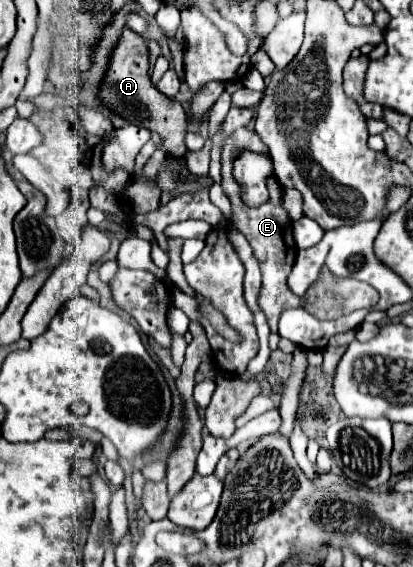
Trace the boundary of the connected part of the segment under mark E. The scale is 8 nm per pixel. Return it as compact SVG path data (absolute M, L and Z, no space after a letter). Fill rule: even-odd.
M249 129L235 131L225 141L225 147L223 147L223 153L221 153L221 163L223 163L221 187L223 187L225 195L229 197L229 201L231 201L231 223L247 237L247 241L253 247L255 257L259 259L261 273L263 273L263 287L261 287L261 295L259 295L259 305L261 305L261 309L267 317L267 323L269 323L271 331L275 333L281 311L287 309L287 307L299 307L301 305L301 299L297 295L293 295L287 287L287 275L291 273L291 267L293 267L295 255L297 255L295 241L293 241L293 235L291 235L291 219L287 217L287 211L281 205L283 203L283 193L281 193L281 185L277 183L275 177L271 177L271 181L267 181L269 201L259 205L259 207L243 205L243 199L239 197L239 185L235 185L235 179L231 177L231 169L233 169L233 163L237 159L235 151L261 151L261 147L263 147L263 141L259 137L251 137Z

